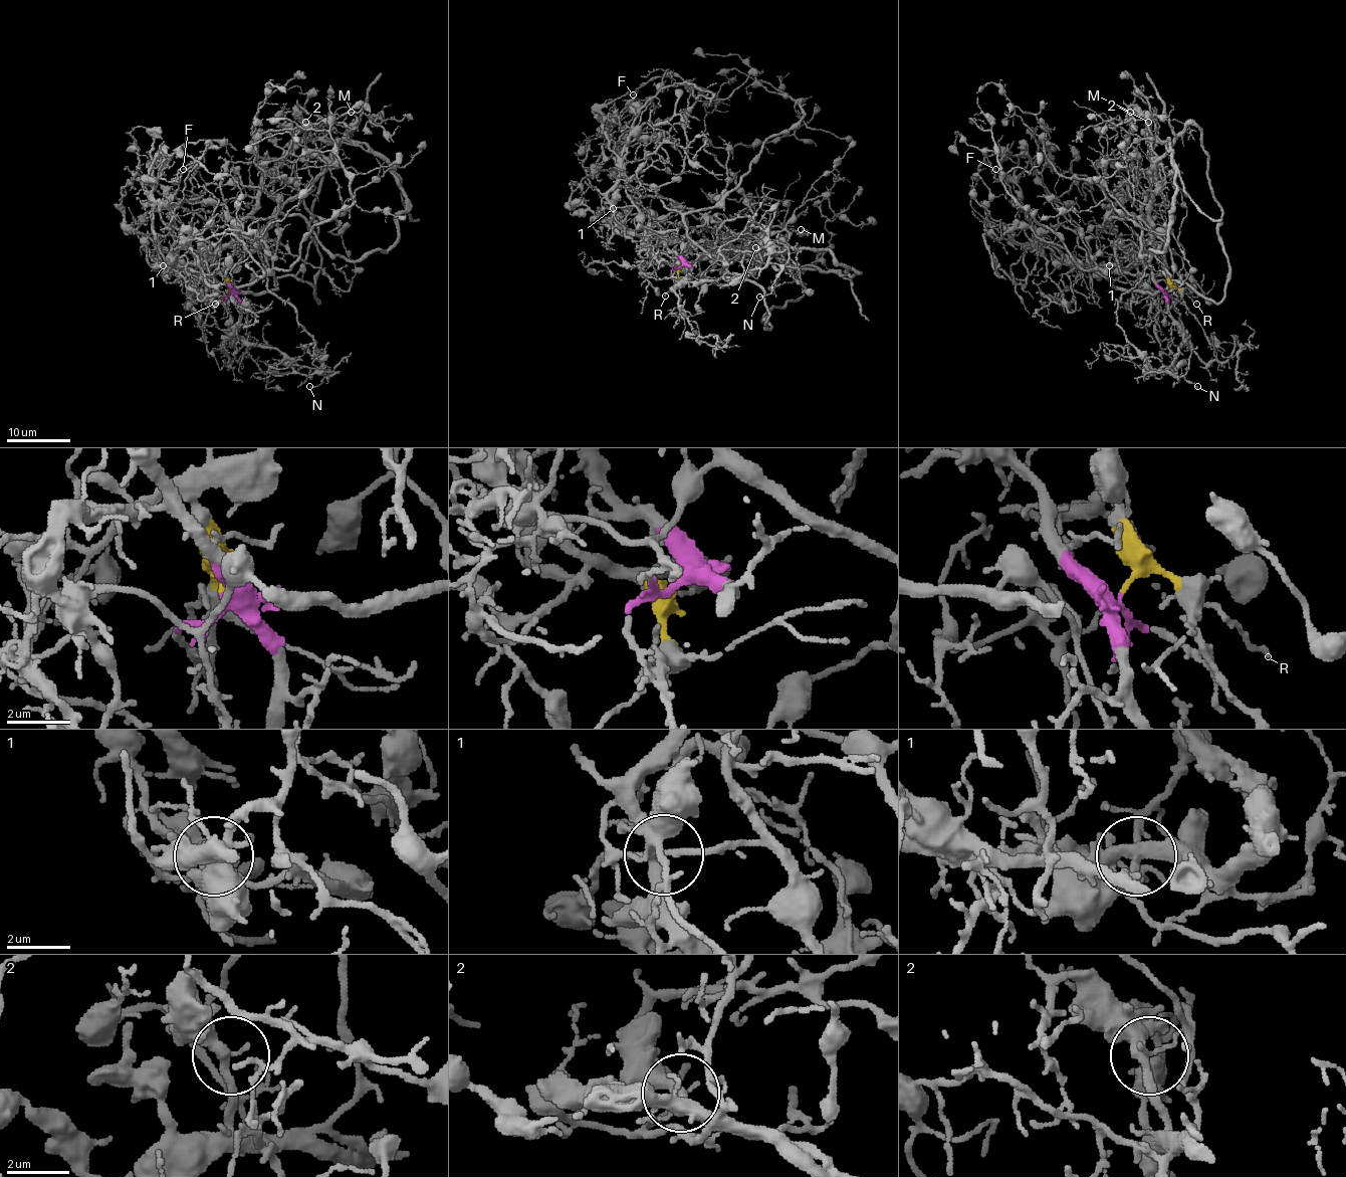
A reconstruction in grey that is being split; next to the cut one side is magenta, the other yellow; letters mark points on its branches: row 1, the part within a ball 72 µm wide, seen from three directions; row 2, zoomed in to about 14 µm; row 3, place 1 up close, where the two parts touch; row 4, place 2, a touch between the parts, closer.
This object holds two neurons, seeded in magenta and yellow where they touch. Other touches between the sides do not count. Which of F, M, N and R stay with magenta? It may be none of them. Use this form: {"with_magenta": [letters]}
{"with_magenta": ["F", "M", "N"]}

